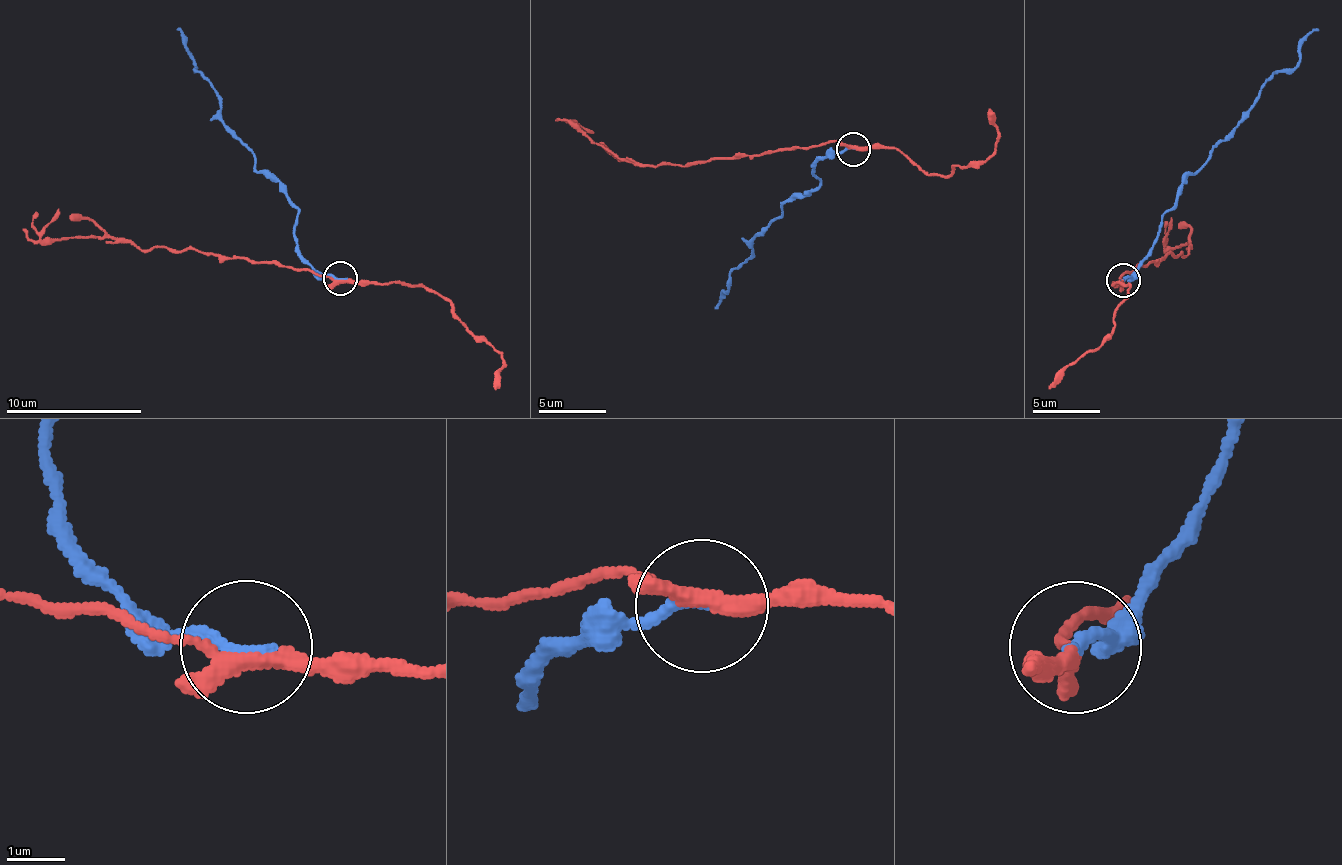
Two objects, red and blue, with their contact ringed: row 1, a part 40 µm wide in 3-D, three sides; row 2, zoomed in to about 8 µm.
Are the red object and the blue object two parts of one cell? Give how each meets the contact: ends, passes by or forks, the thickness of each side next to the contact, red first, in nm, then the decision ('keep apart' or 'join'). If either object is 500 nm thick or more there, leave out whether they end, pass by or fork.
red passes by; blue ends there; 280 nm thick on the red side, 240 nm on the other; keep apart

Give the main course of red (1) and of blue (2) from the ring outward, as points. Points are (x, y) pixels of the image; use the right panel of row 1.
1: (1124, 281), (1125, 275), (1180, 252), (1187, 256), (1193, 250), (1186, 244), (1170, 249), (1164, 232), (1166, 222)
2: (1124, 281), (1132, 278), (1184, 181), (1215, 144), (1240, 124), (1261, 84), (1296, 64), (1301, 41), (1318, 27)

